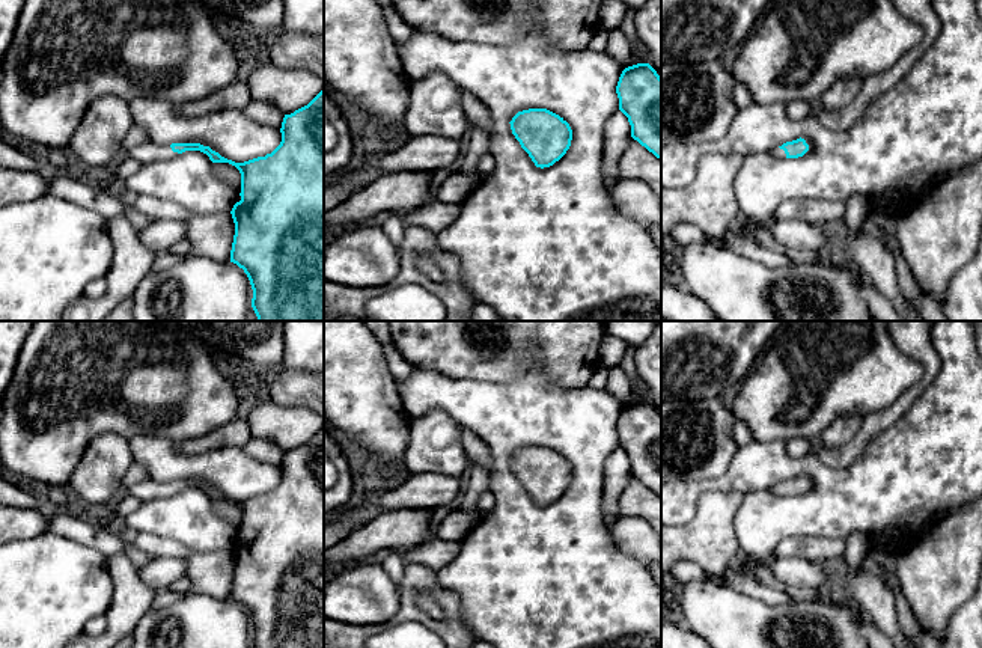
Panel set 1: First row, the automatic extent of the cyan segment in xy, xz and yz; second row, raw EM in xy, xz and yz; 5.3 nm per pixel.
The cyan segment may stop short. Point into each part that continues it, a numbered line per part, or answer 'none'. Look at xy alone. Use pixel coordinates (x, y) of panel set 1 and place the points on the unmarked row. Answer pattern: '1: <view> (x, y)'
1: xy (148, 489)

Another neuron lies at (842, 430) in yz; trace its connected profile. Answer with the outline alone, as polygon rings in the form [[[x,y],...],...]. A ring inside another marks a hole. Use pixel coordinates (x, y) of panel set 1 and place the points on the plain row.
[[[858,414],[842,416],[825,426],[819,437],[825,448],[837,448],[851,442],[858,434],[862,423],[863,417]]]

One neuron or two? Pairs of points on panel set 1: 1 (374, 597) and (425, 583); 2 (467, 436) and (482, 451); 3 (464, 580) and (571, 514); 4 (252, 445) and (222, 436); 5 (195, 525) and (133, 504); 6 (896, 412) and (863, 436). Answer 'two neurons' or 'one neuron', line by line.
1: two neurons
2: one neuron
3: one neuron
4: two neurons
5: two neurons
6: one neuron

